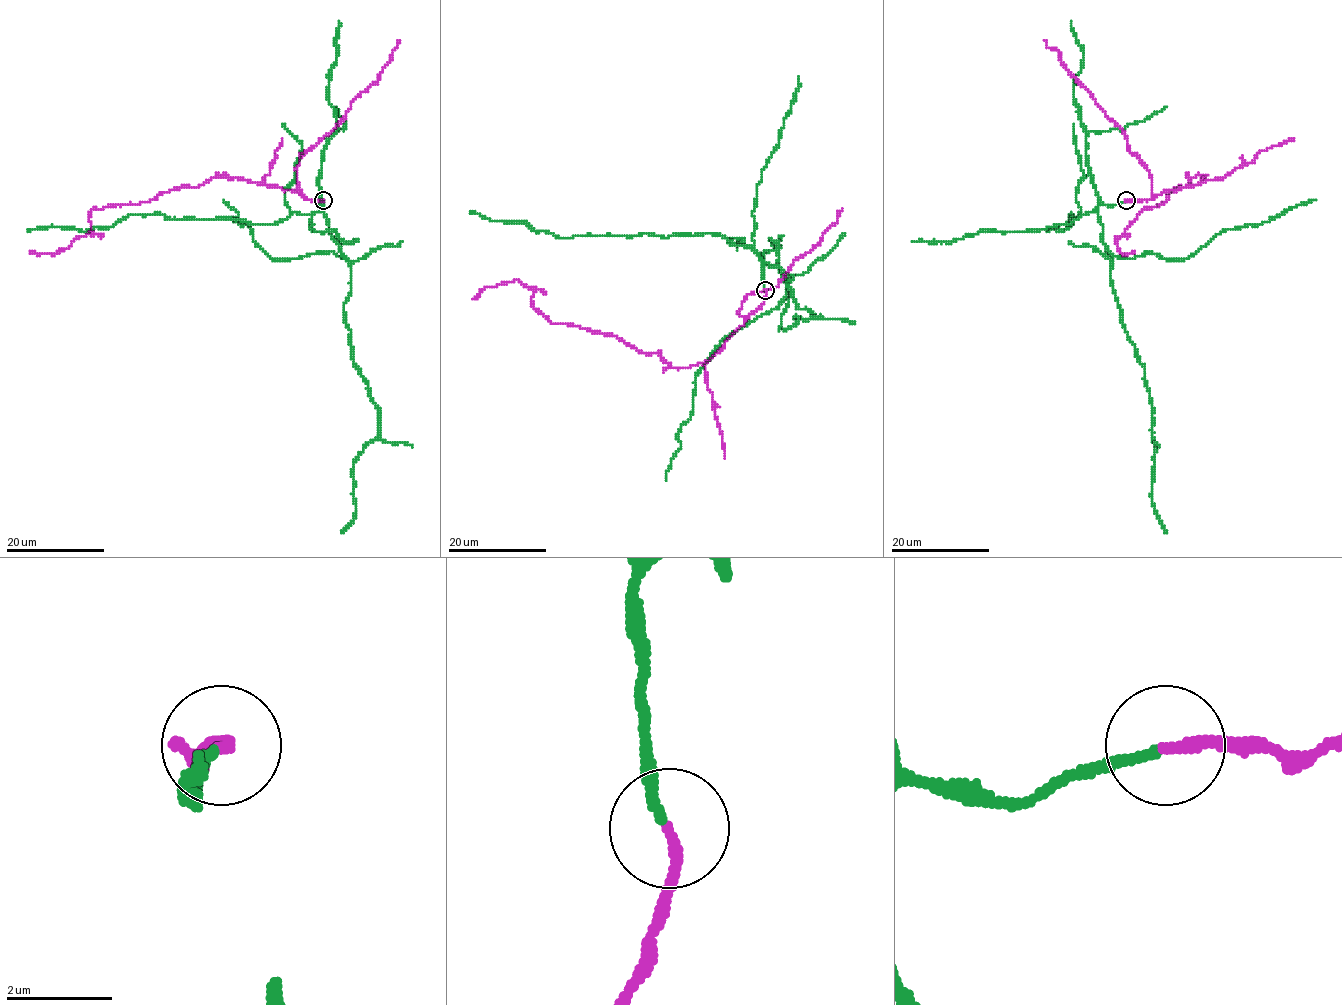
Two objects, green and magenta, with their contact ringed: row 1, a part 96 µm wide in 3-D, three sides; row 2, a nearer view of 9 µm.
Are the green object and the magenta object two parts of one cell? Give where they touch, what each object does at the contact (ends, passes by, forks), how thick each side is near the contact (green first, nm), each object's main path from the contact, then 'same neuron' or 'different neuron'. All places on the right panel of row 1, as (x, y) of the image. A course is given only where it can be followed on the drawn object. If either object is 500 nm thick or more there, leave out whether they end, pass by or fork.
place (1126, 200); green ends; magenta ends; calibres 190 and 200 nm; course green (1125, 200), (1101, 204), (1097, 214), (1120, 321), (1144, 367), (1152, 406), (1151, 498), (1166, 533); course magenta (1125, 200), (1150, 200), (1204, 178), (1190, 177), (1115, 238), (1122, 254), (1135, 251); same neuron

